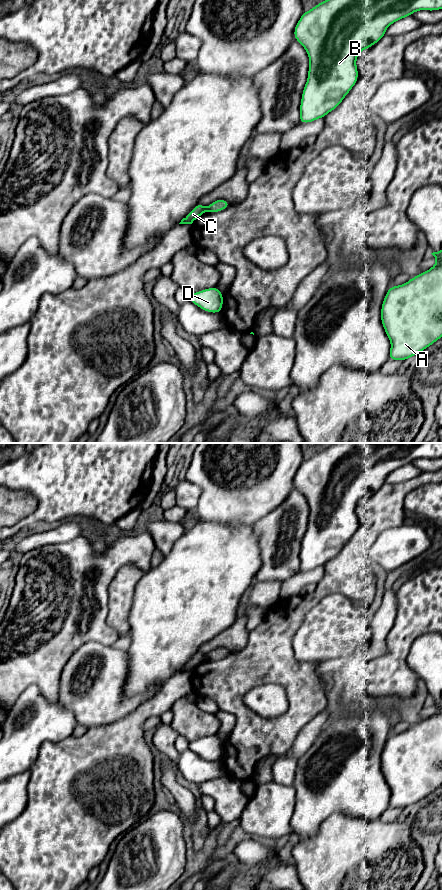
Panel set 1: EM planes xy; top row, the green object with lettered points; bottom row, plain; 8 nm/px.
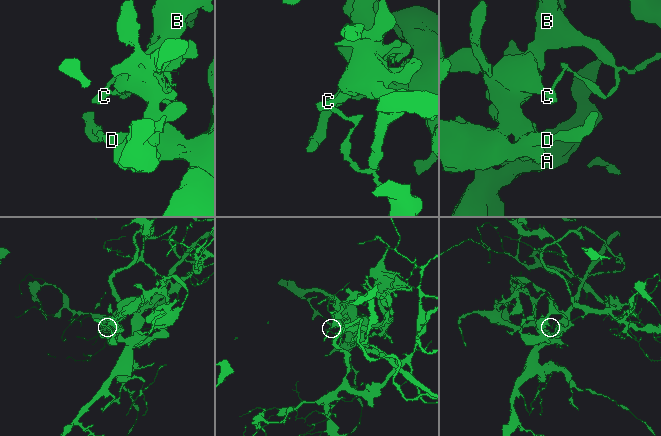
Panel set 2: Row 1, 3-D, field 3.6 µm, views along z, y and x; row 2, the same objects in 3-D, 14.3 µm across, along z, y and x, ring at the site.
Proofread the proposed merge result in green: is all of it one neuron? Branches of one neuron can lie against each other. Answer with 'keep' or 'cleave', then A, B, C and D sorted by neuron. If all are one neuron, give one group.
cleave | A B D / C

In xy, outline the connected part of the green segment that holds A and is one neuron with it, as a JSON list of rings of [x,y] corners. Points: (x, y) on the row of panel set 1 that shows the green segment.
[[[442,249],[431,253],[436,258],[435,265],[405,284],[391,286],[381,307],[381,323],[390,340],[389,360],[405,361],[431,346],[442,337]]]

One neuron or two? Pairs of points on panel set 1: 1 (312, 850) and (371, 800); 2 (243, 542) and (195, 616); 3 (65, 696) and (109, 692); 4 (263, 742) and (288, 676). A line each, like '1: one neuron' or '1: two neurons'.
1: two neurons
2: one neuron
3: one neuron
4: one neuron

